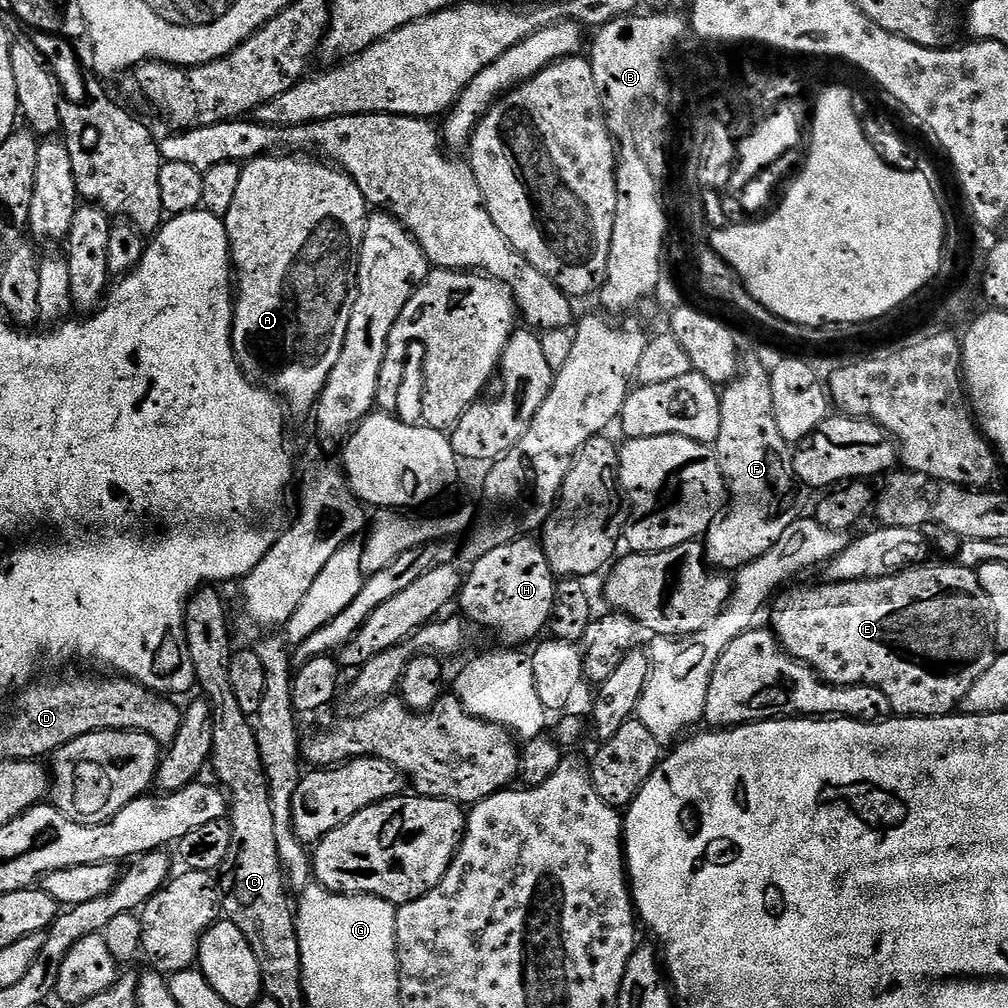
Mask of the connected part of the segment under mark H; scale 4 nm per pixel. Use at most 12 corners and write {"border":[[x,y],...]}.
{"border":[[539,539],[481,556],[458,597],[508,646],[547,629],[558,580]]}

